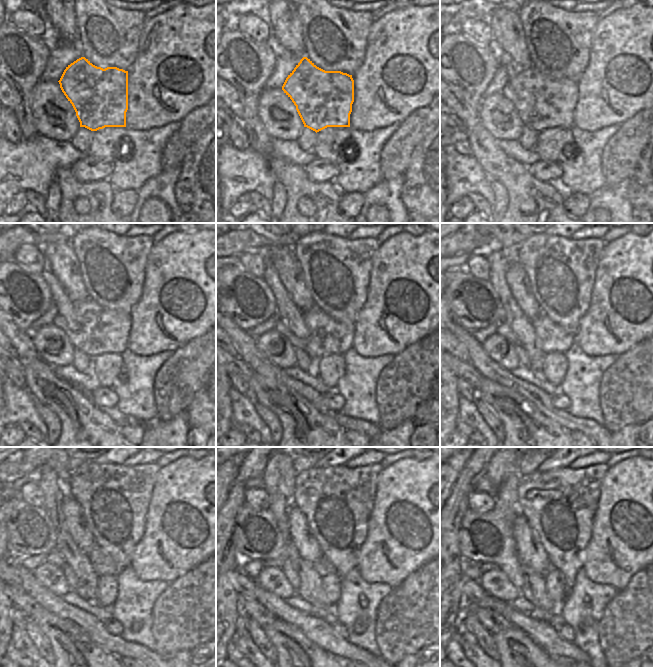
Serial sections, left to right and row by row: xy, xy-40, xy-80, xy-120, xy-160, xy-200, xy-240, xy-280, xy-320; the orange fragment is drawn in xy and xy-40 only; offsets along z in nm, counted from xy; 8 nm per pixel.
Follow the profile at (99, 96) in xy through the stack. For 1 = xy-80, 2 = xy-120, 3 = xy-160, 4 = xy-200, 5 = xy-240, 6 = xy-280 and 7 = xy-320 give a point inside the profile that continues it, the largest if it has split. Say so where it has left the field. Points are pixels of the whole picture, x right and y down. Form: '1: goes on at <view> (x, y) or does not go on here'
1: goes on at xy-80 (542, 103)
2: goes on at xy-120 (102, 330)
3: goes on at xy-160 (326, 336)
4: goes on at xy-200 (550, 338)
5: goes on at xy-240 (102, 564)
6: goes on at xy-280 (322, 566)
7: goes on at xy-320 (484, 567)

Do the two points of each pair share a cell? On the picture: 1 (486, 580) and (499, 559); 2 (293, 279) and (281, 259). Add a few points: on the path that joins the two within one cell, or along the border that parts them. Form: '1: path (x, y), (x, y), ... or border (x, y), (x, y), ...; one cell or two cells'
1: border (497, 567), (505, 574), (512, 585); two cells
2: path (290, 274), (286, 264); one cell

